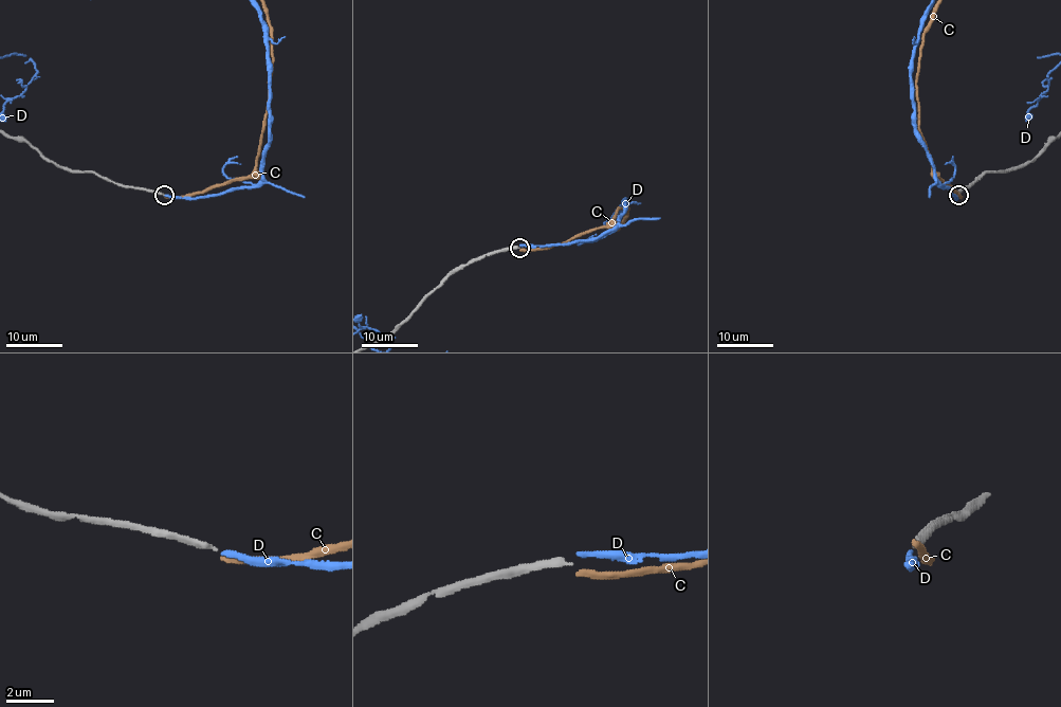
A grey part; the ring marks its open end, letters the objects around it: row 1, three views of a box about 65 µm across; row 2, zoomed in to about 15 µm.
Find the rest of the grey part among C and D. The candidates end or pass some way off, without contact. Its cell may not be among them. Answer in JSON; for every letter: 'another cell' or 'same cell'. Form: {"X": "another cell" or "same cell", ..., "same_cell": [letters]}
{"C": "another cell", "D": "same cell", "same_cell": ["D"]}

